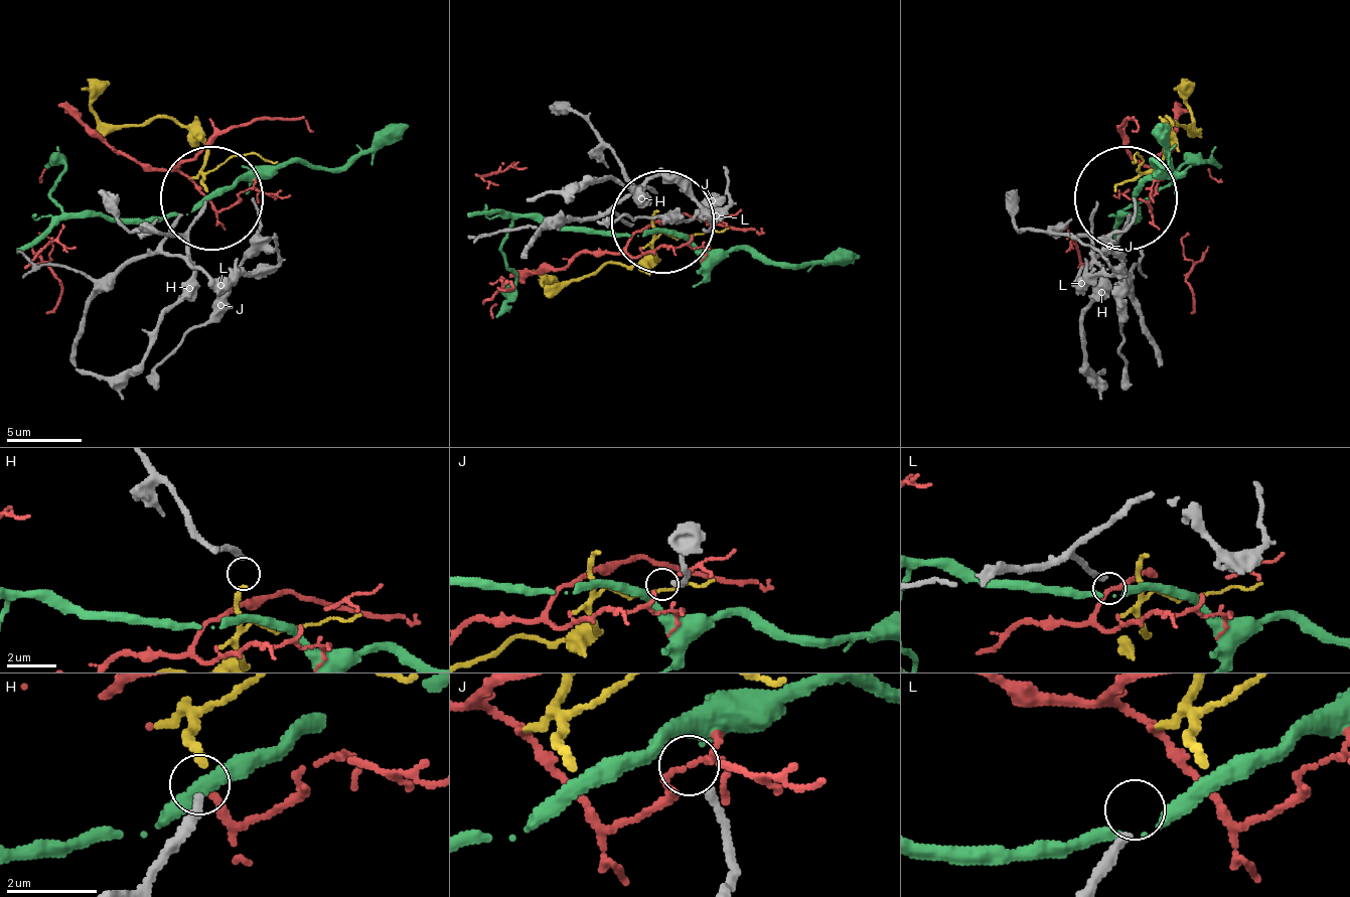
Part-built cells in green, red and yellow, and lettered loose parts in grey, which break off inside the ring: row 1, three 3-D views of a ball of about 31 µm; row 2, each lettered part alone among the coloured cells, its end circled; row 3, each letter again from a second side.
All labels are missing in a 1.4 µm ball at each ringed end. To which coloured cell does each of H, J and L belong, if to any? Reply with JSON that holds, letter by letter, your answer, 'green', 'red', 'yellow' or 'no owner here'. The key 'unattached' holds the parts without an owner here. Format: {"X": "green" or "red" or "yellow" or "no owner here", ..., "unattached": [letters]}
{"H": "yellow", "J": "no owner here", "L": "no owner here", "unattached": ["J", "L"]}

